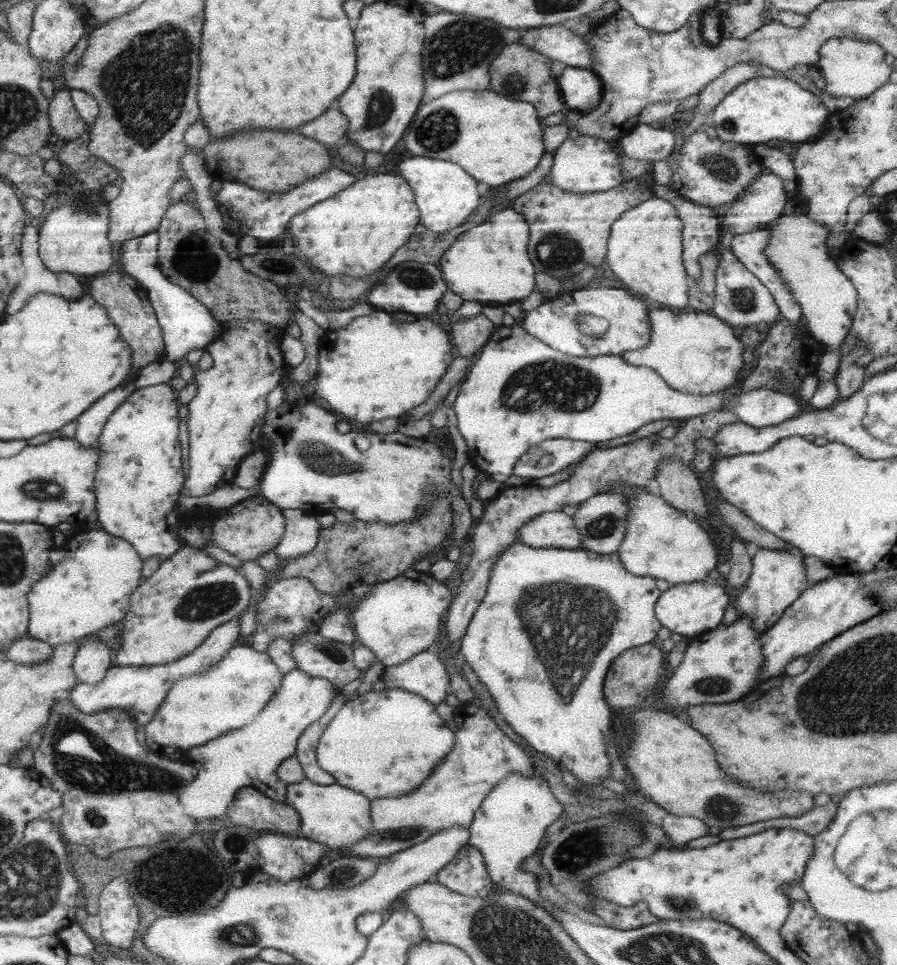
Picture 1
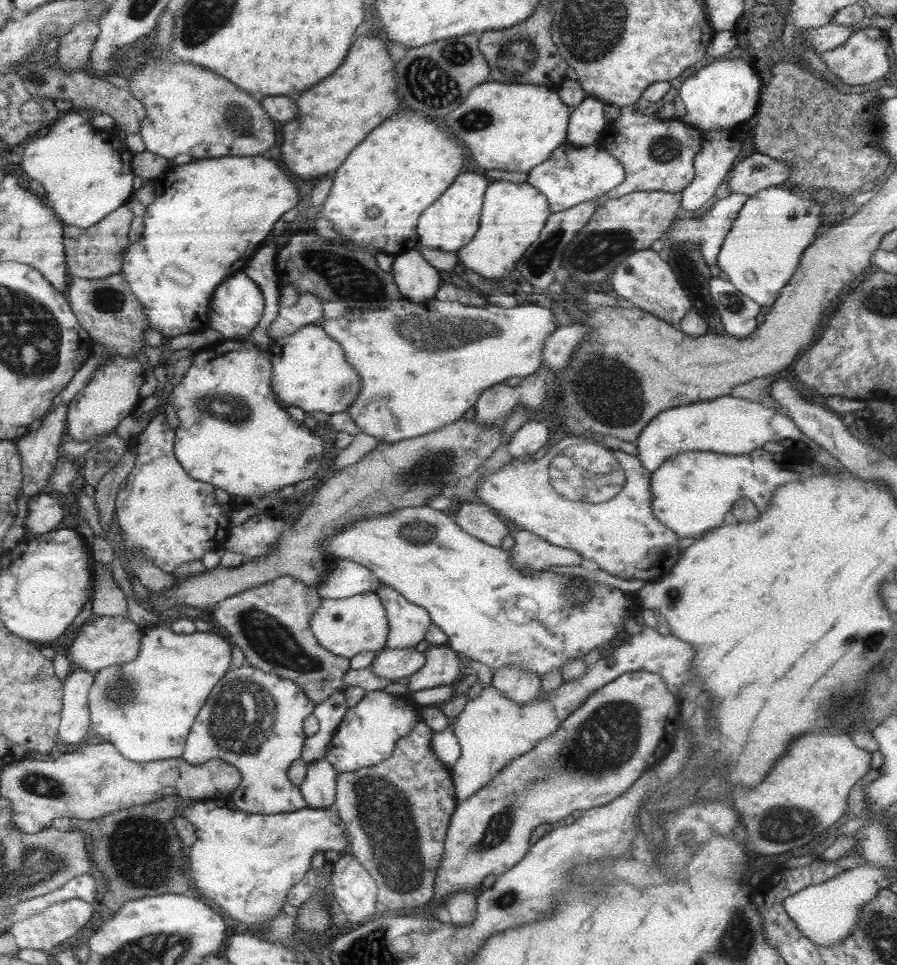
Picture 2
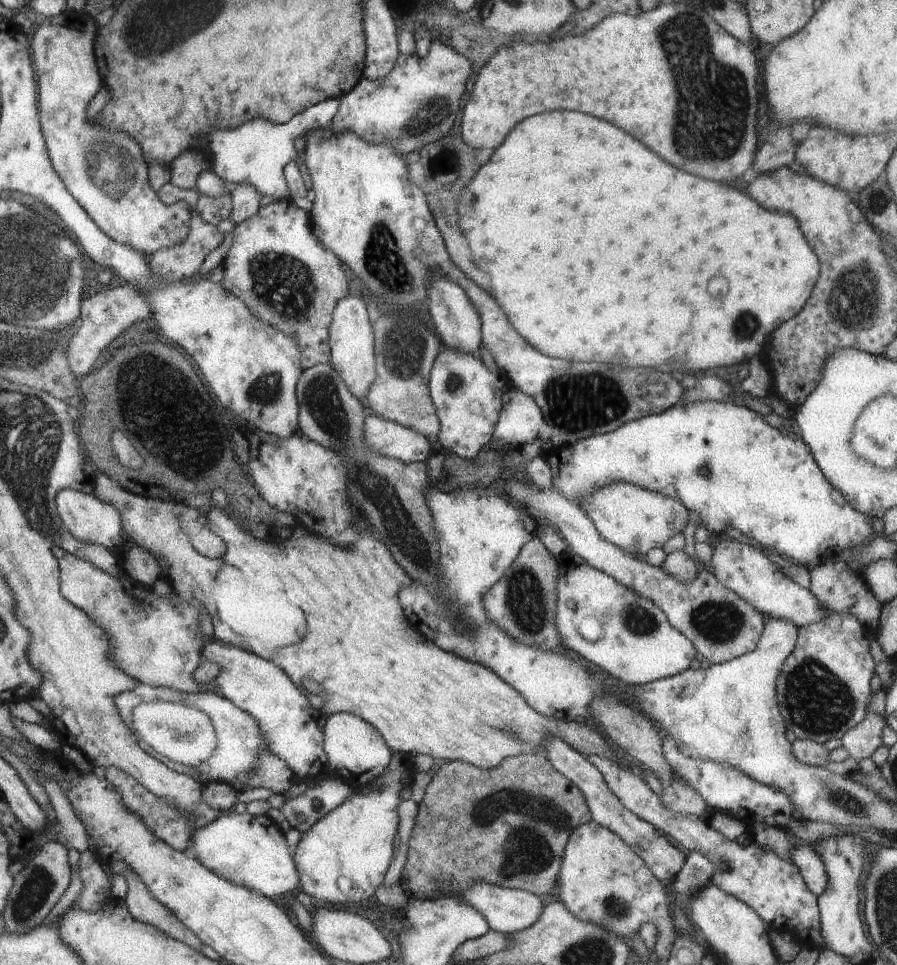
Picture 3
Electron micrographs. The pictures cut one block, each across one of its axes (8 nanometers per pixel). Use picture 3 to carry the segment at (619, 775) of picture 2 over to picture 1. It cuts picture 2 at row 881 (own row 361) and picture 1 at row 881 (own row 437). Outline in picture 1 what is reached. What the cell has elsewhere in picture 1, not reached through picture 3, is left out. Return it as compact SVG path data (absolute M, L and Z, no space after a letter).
M463 846L448 864L441 868L434 880L462 896L487 898L494 886L486 870L484 855L476 847Z

